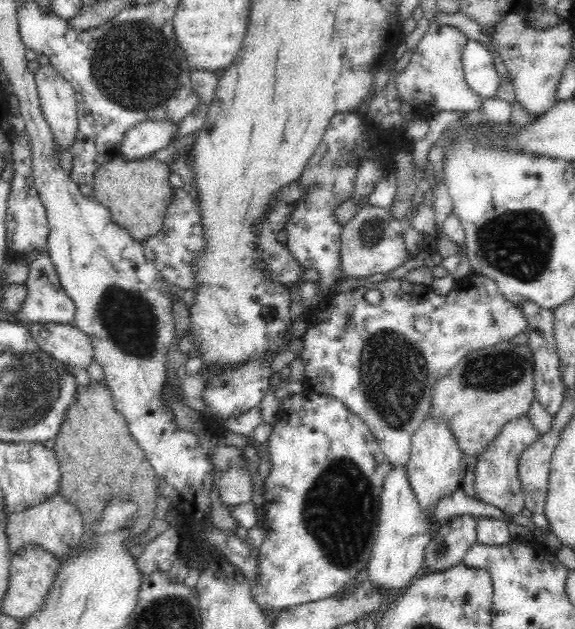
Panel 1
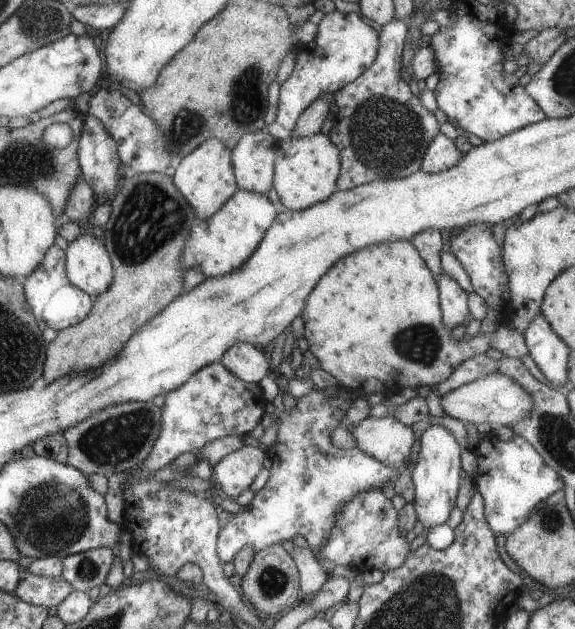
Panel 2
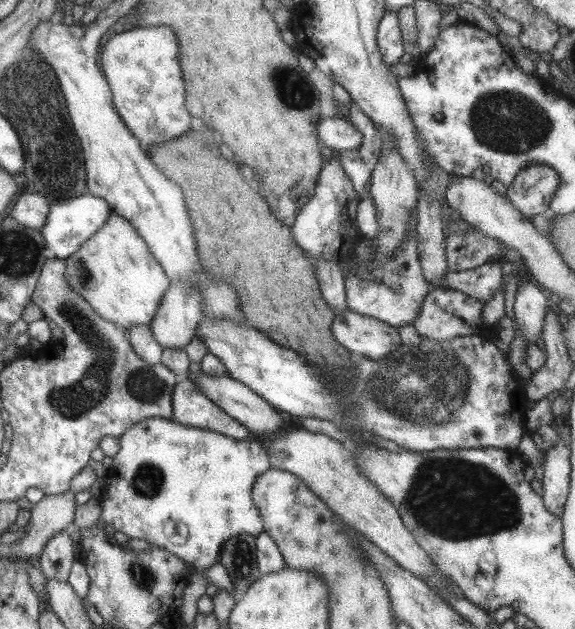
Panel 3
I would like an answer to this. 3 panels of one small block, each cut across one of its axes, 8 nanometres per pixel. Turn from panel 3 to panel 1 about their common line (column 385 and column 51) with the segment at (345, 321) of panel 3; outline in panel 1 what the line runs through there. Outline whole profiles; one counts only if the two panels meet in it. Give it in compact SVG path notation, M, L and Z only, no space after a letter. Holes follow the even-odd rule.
M38 323L27 329L40 350L64 365L86 369L94 361L94 347L88 335L73 324Z

